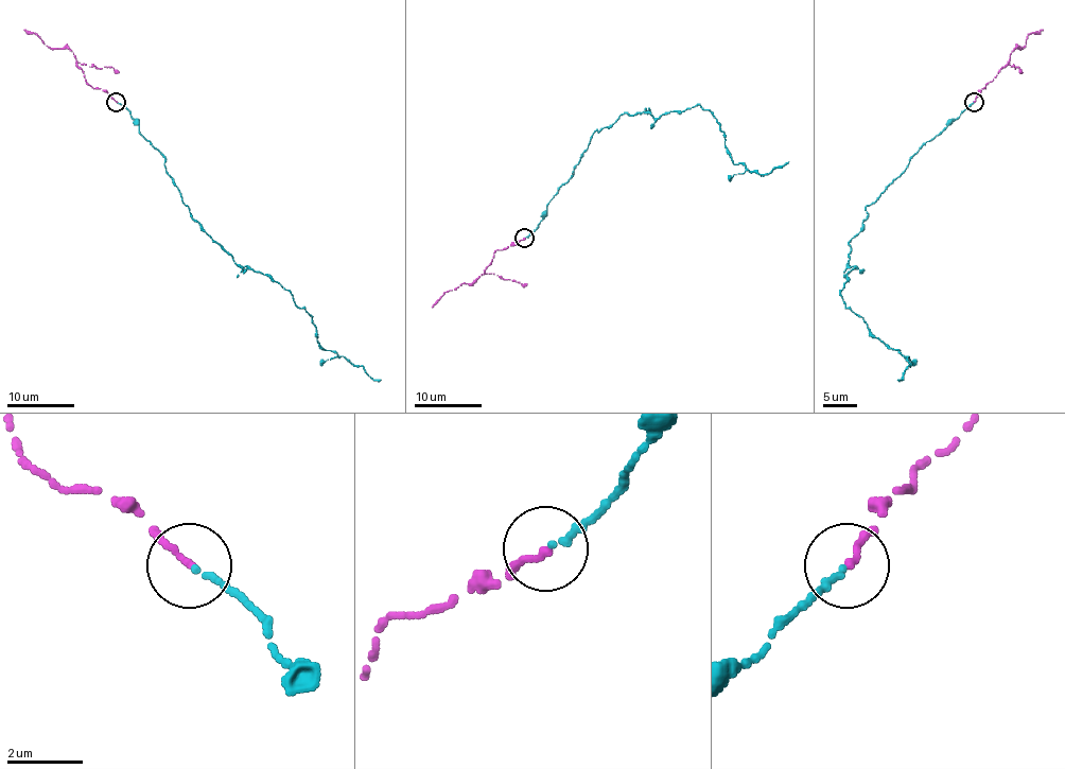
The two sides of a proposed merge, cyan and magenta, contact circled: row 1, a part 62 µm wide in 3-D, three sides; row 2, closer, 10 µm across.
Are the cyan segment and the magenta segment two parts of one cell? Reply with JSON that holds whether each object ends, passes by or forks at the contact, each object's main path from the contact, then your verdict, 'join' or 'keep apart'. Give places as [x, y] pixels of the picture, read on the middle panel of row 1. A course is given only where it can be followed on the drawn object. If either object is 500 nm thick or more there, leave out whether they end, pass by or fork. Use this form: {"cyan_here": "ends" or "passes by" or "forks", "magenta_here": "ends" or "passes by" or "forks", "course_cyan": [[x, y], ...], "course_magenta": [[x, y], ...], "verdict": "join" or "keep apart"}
{"cyan_here": "ends", "magenta_here": "ends", "course_cyan": [[524, 237], [593, 133], [625, 112], [656, 118], [699, 104], [734, 164], [768, 175], [788, 161]], "course_magenta": [[524, 239], [498, 250], [484, 274], [442, 296], [432, 308]], "verdict": "join"}

